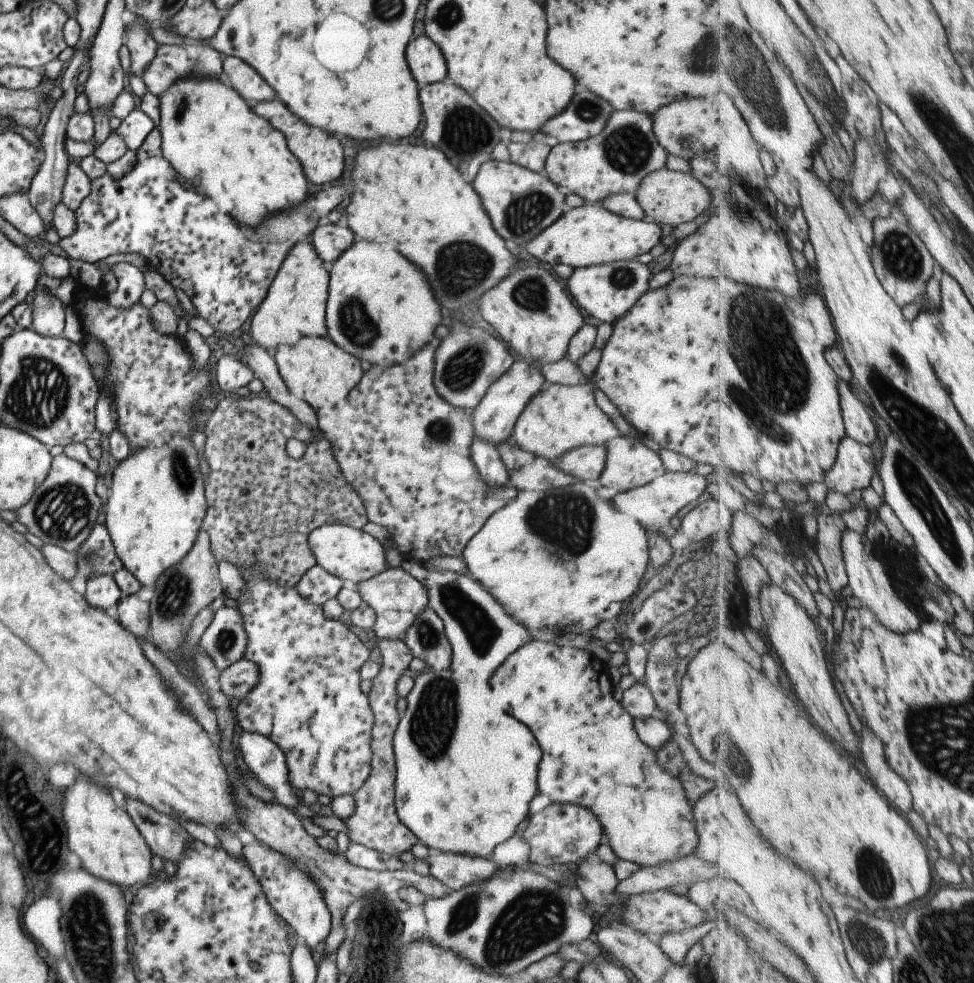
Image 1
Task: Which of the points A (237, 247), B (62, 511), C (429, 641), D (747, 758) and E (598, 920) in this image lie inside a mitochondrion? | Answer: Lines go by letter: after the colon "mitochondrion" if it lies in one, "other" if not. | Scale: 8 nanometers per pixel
A: mitochondrion
B: mitochondrion
C: mitochondrion
D: mitochondrion
E: other

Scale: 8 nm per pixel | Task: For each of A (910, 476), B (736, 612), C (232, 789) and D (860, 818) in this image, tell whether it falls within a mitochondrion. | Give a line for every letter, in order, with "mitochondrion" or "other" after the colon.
A: mitochondrion
B: other
C: other
D: other

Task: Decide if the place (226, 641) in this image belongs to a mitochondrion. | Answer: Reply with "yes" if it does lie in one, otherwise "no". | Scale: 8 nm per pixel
yes

